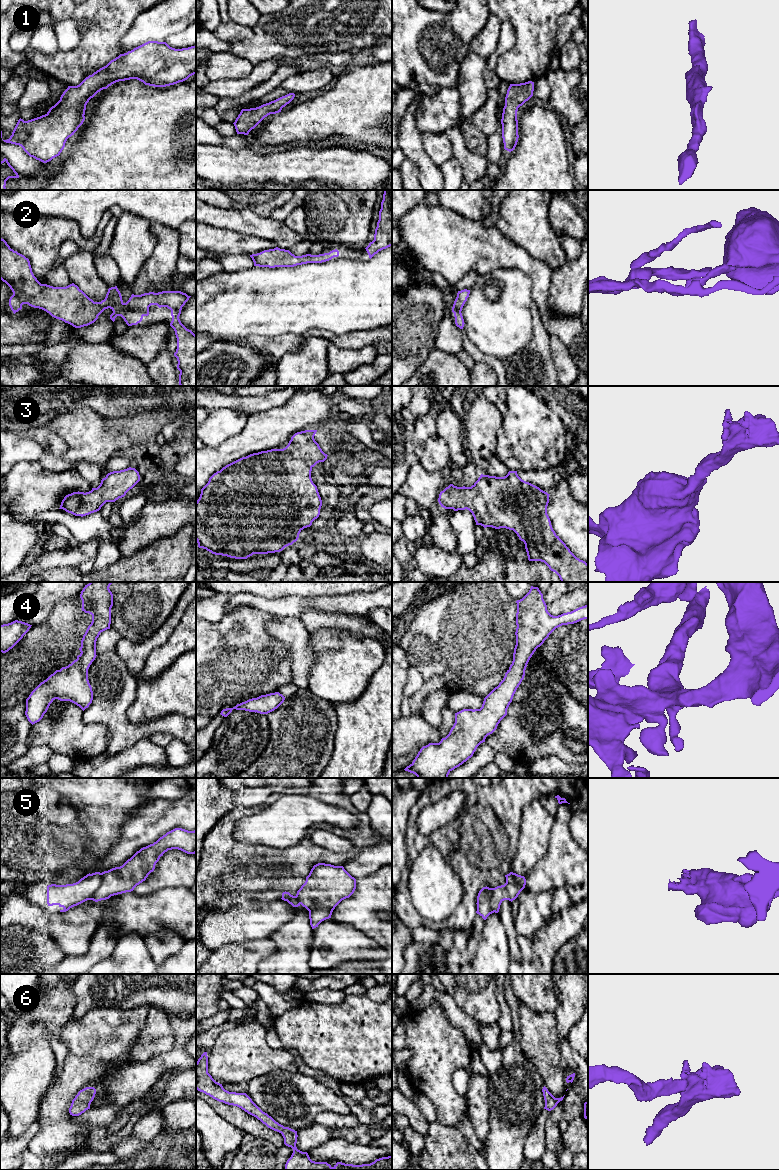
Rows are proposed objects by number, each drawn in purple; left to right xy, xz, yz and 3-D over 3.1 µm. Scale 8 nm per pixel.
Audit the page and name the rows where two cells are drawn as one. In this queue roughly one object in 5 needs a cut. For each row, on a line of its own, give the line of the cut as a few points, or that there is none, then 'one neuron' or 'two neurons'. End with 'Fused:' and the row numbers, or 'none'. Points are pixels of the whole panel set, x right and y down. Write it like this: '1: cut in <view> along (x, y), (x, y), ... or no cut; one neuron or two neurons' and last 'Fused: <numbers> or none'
1: no cut; one neuron
2: no cut; one neuron
3: no cut; one neuron
4: no cut; one neuron
5: cut in xy along (101, 873), (101, 884), (91, 899); two neurons
6: no cut; one neuron
Fused: 5

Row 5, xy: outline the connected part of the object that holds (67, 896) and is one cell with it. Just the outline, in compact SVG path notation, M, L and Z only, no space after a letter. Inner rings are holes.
M95 872L87 874L73 884L48 885L47 904L48 906L58 905L63 907L64 909L60 910L60 912L66 912L74 906L92 900L101 885L101 879L102 874Z

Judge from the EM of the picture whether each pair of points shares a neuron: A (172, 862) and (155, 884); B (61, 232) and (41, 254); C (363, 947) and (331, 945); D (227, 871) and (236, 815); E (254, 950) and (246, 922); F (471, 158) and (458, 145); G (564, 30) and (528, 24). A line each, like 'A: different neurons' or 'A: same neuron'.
A: same neuron
B: same neuron
C: same neuron
D: same neuron
E: different neurons
F: same neuron
G: different neurons

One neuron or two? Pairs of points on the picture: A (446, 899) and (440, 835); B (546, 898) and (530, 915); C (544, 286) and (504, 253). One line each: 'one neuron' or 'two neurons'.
A: one neuron
B: one neuron
C: one neuron

